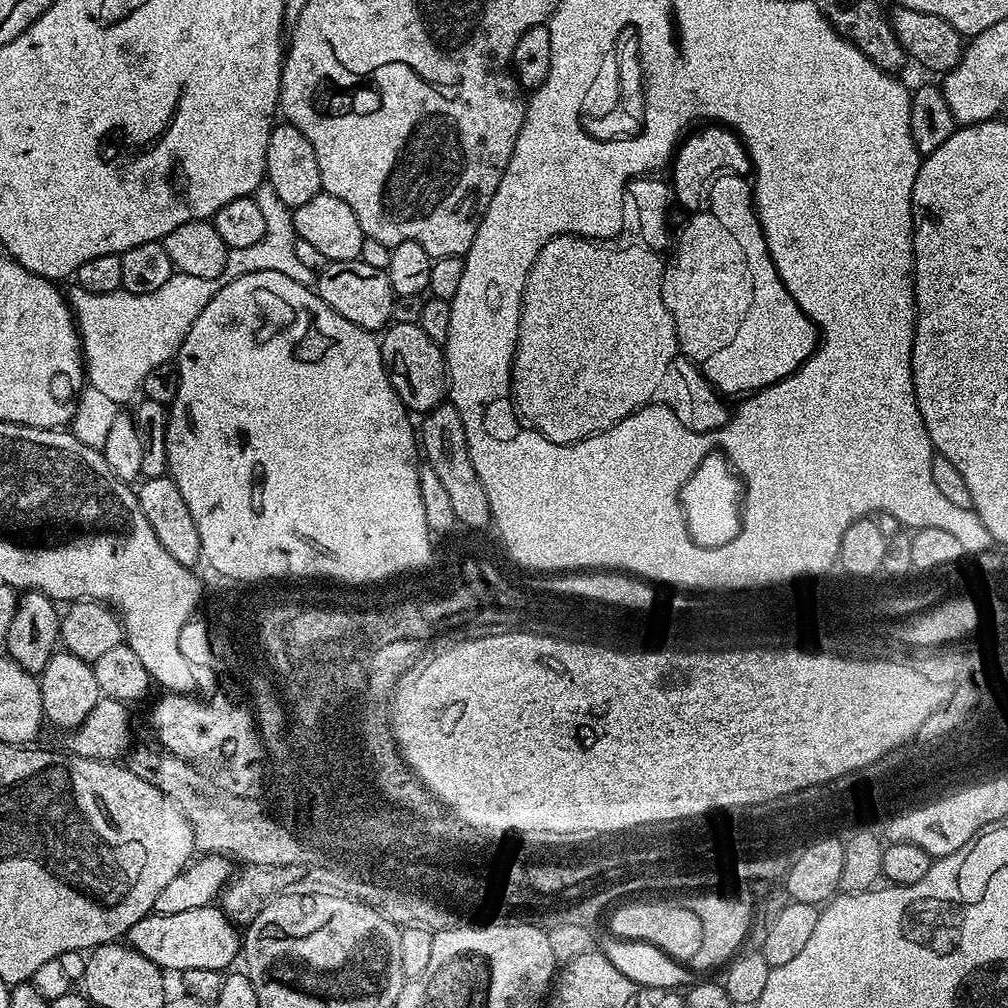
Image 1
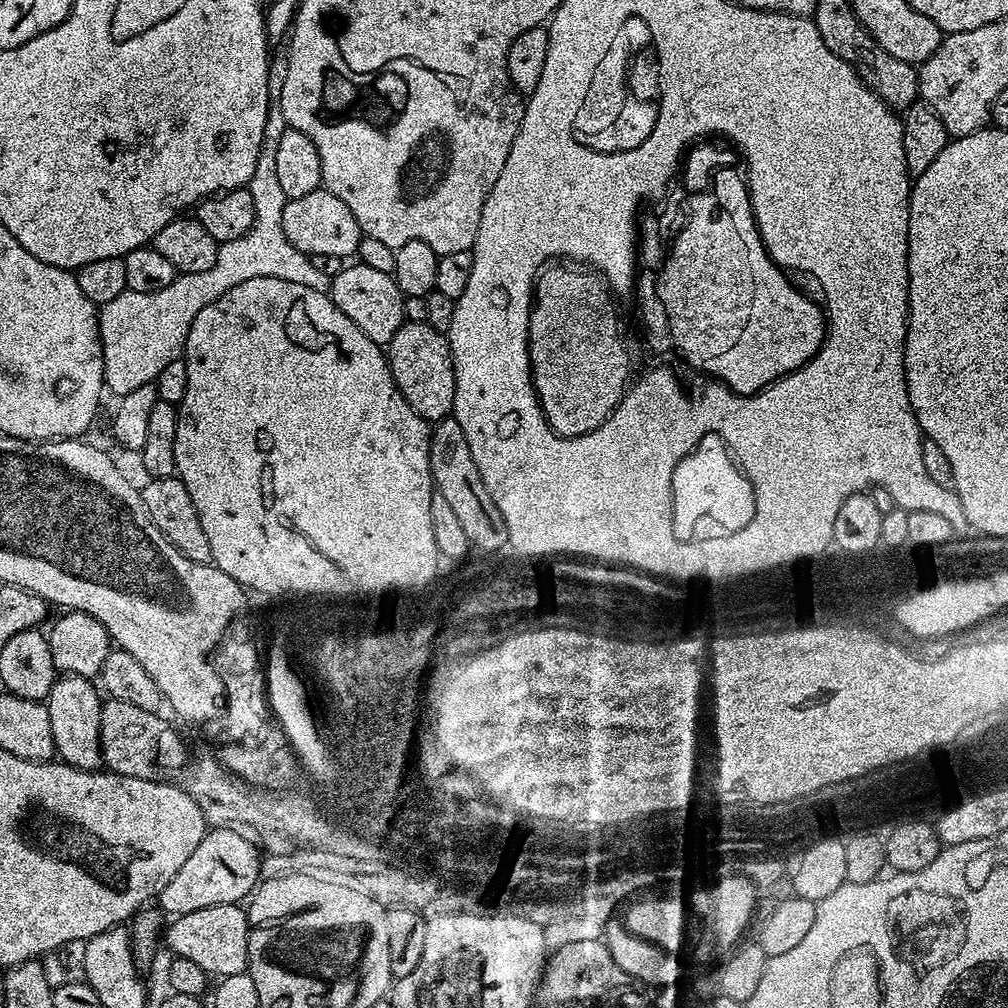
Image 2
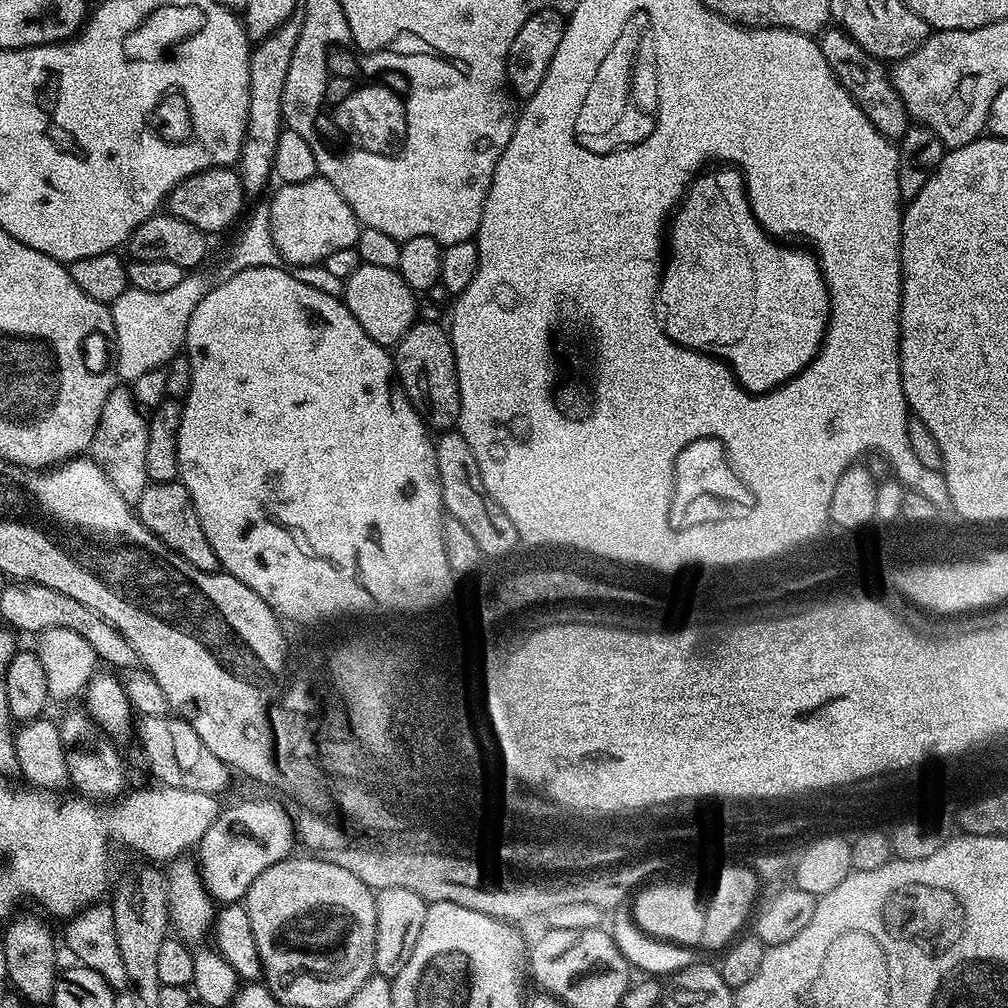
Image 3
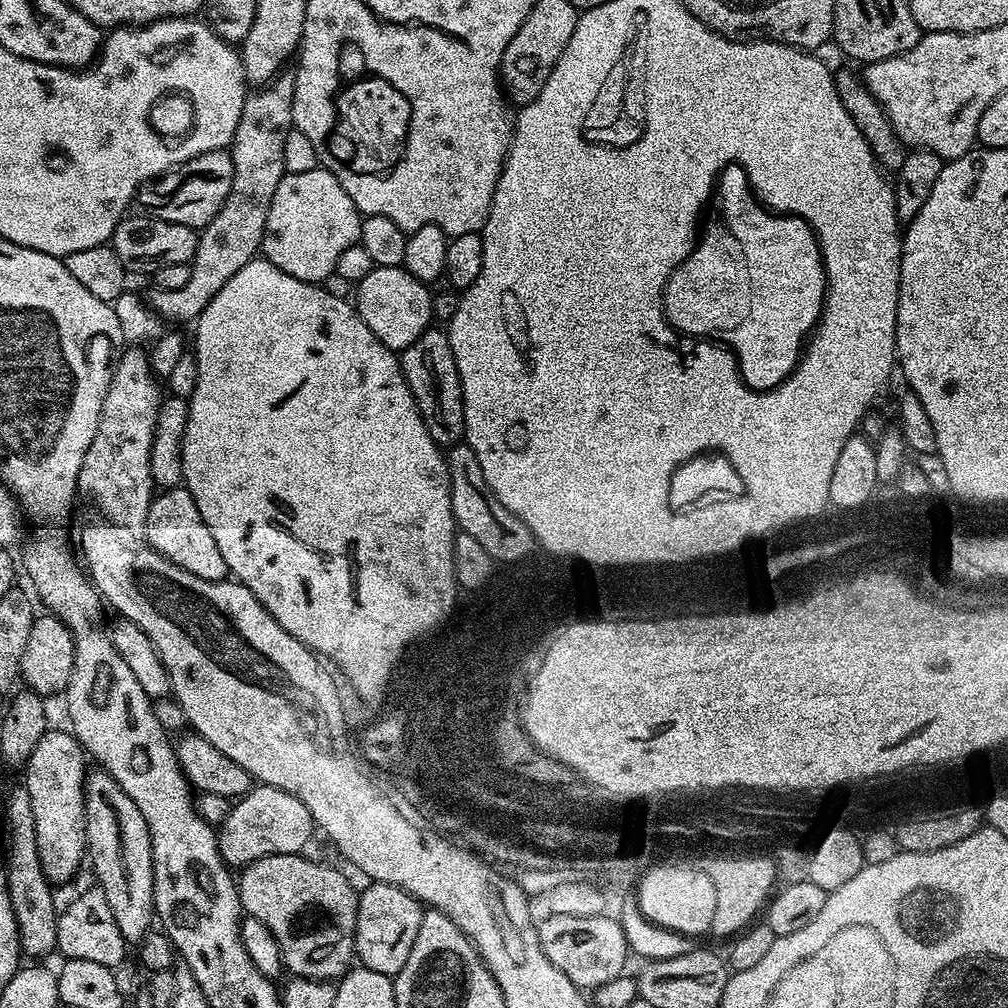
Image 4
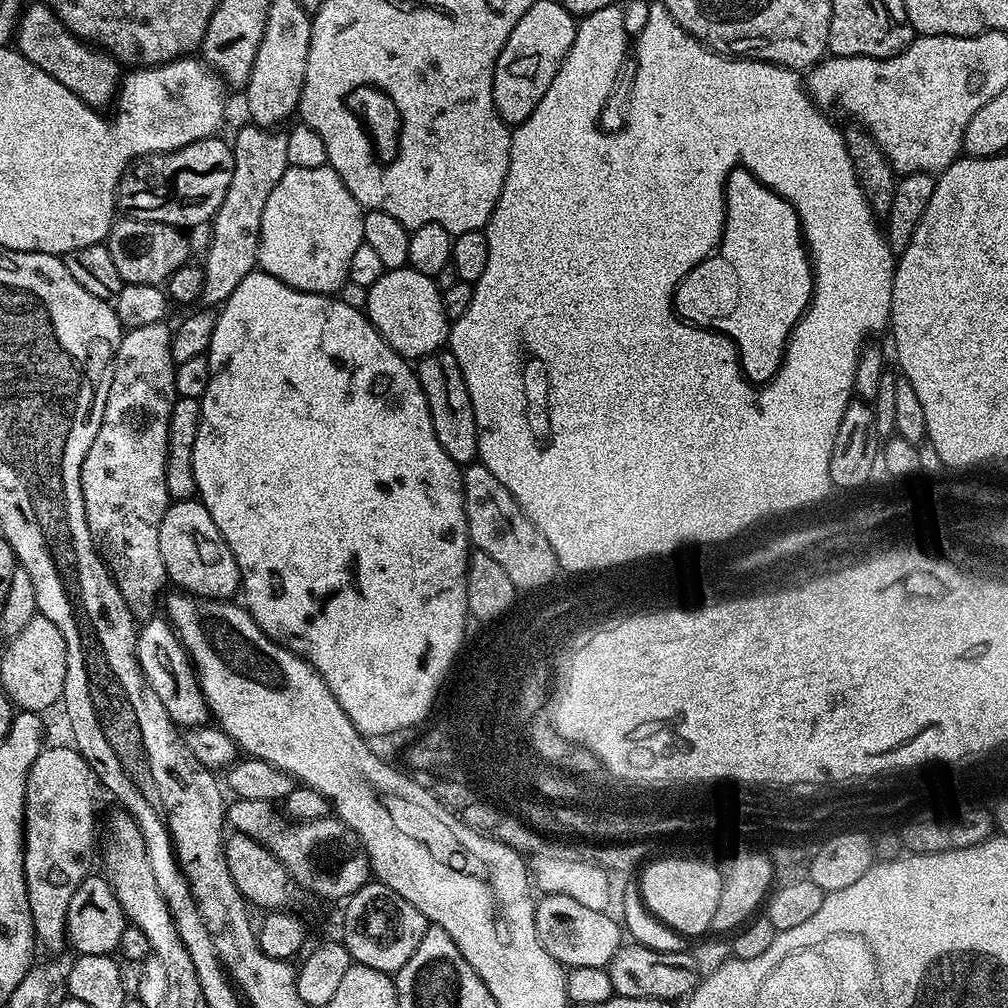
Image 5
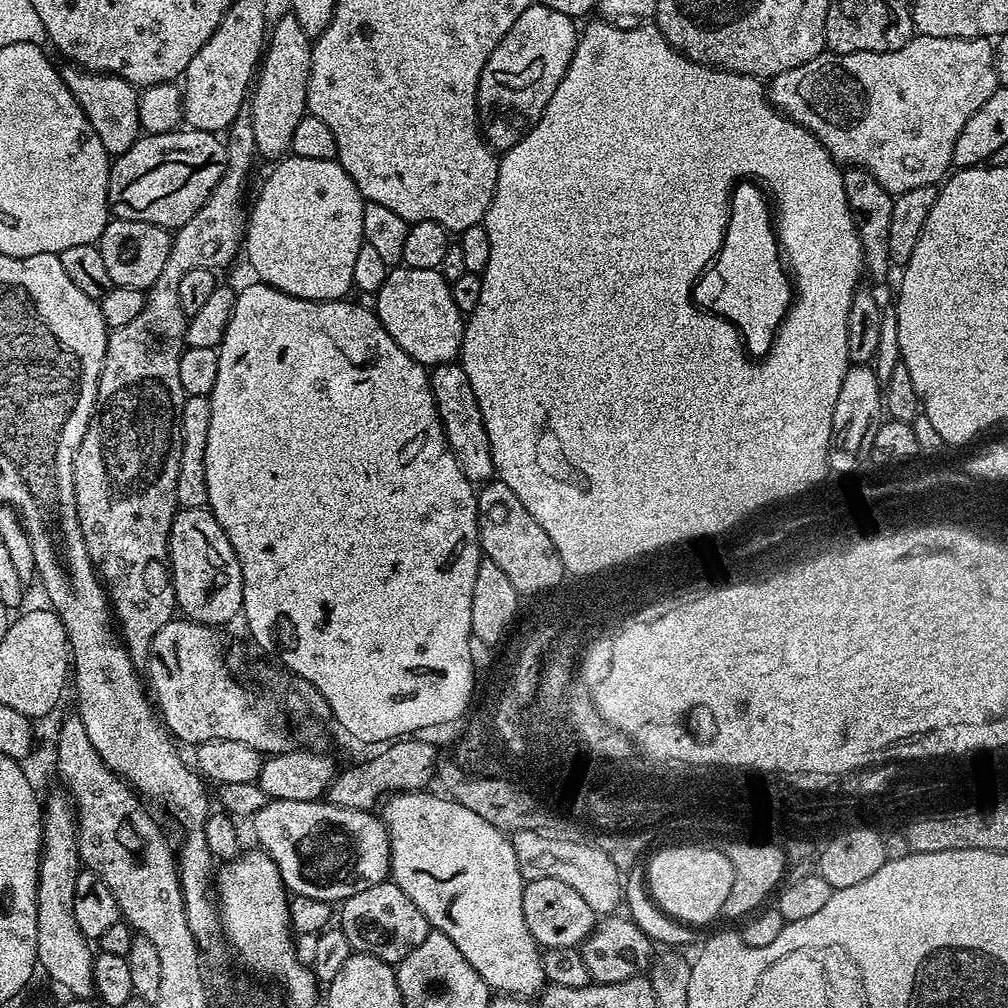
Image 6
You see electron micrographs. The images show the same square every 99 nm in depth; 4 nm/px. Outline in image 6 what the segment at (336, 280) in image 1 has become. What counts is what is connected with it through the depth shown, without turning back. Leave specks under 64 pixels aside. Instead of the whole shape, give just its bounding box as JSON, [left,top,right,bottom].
[375,267,466,366]

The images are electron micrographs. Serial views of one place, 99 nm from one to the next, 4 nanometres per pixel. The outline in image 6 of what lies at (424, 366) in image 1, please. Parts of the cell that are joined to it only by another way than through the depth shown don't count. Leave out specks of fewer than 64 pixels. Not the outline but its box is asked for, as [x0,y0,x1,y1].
[430,362,494,486]

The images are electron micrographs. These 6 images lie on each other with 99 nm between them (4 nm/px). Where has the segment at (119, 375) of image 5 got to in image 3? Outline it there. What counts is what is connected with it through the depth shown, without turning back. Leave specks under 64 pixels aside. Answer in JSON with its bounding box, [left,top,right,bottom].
[90,386,150,502]

